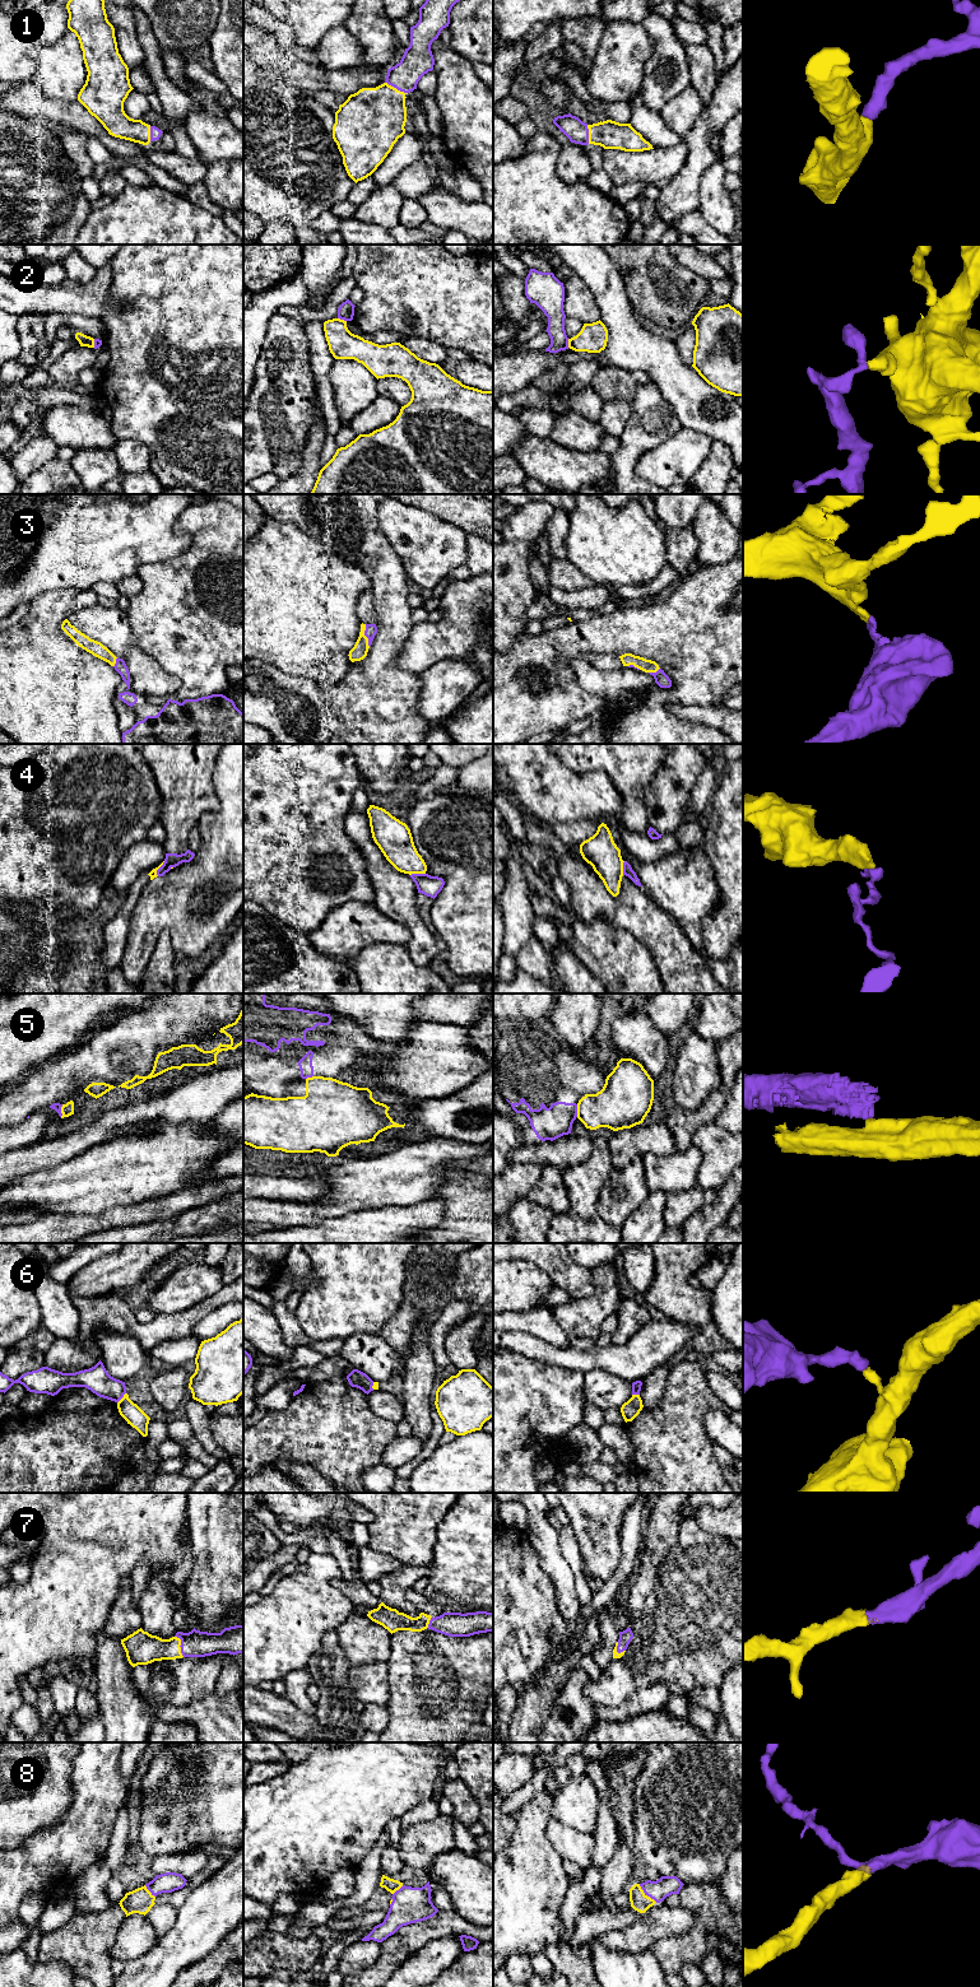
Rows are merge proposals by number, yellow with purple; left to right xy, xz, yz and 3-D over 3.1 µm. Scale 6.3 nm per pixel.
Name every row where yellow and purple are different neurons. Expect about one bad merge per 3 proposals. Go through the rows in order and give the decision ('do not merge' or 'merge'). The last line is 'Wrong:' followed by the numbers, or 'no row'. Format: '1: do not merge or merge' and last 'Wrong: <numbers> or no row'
1: merge
2: do not merge
3: merge
4: do not merge
5: do not merge
6: do not merge
7: merge
8: merge
Wrong: 2, 4, 5, 6

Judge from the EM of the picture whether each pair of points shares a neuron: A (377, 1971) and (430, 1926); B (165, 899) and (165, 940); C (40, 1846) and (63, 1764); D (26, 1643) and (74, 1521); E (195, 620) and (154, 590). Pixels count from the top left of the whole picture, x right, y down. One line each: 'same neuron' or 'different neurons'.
A: same neuron
B: different neurons
C: different neurons
D: same neuron
E: same neuron

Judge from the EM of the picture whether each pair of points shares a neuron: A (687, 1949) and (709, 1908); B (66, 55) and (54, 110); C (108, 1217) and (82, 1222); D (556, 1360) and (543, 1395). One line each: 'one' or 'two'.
A: one
B: two
C: one
D: two

